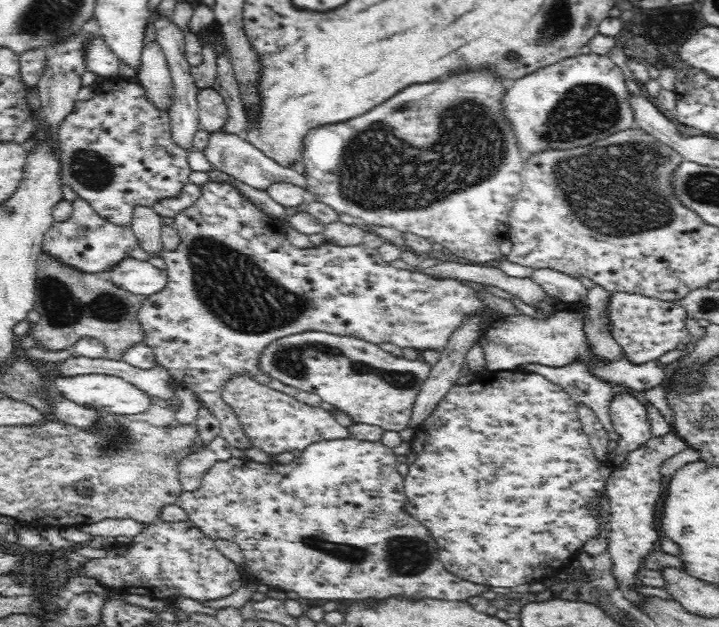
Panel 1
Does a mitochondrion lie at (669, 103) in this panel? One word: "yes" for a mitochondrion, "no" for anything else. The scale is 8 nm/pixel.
no

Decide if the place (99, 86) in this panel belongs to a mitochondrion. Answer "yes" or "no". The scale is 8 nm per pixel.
no

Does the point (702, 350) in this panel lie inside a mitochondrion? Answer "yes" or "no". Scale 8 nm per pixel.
no

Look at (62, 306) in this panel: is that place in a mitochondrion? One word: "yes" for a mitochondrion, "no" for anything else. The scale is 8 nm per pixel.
yes

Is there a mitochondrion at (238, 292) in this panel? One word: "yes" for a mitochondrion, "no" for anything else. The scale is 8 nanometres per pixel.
yes

